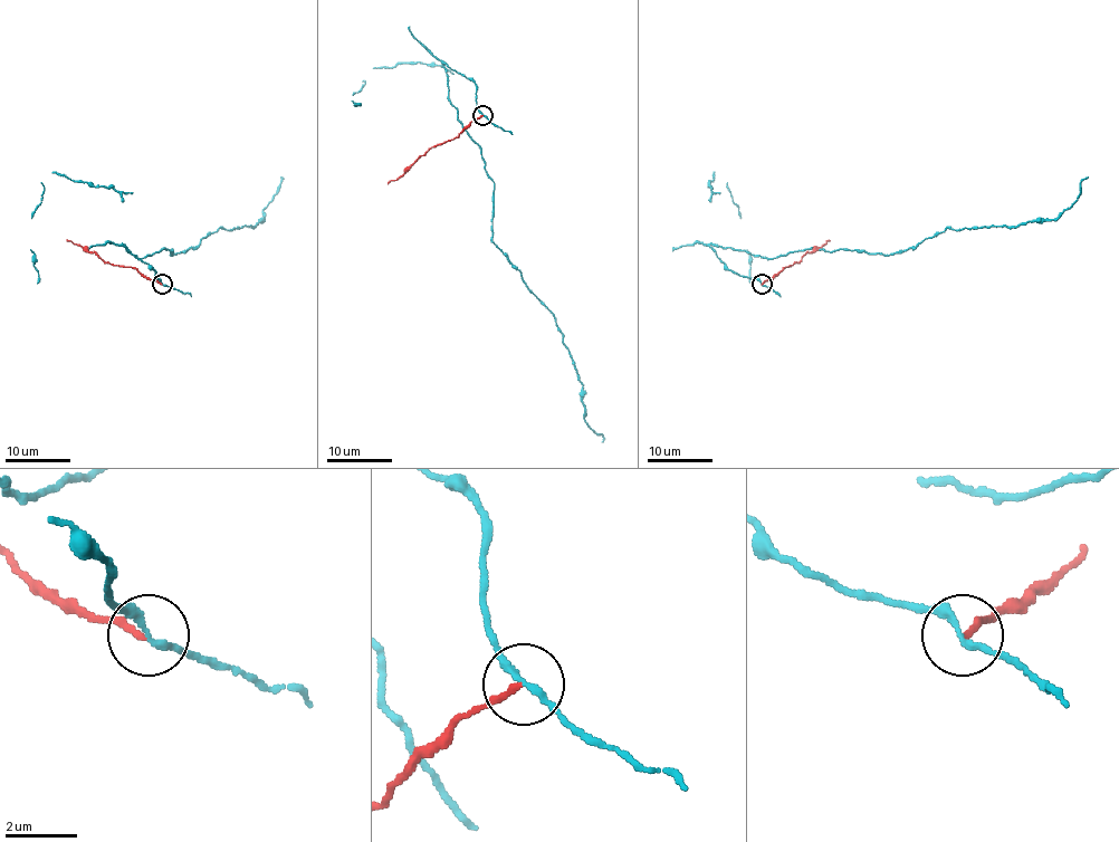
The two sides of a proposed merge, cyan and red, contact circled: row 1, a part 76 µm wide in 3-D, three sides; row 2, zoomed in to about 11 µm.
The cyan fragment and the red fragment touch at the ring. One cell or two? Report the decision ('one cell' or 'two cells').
two cells

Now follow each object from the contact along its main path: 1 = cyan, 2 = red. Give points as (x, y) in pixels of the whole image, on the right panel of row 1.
1: (762, 284), (730, 270), (713, 245), (768, 258), (818, 248), (888, 255), (948, 228), (1058, 219), (1088, 176)
2: (762, 284), (830, 240)

